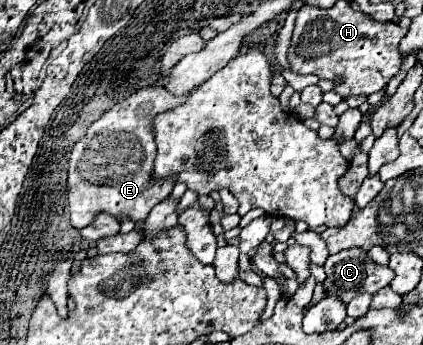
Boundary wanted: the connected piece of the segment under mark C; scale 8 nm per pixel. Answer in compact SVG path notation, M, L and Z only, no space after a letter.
M360 248L332 254L324 264L324 270L326 292L338 294L344 304L348 304L360 292L378 292L394 278L394 272L388 266L372 262L368 252Z

